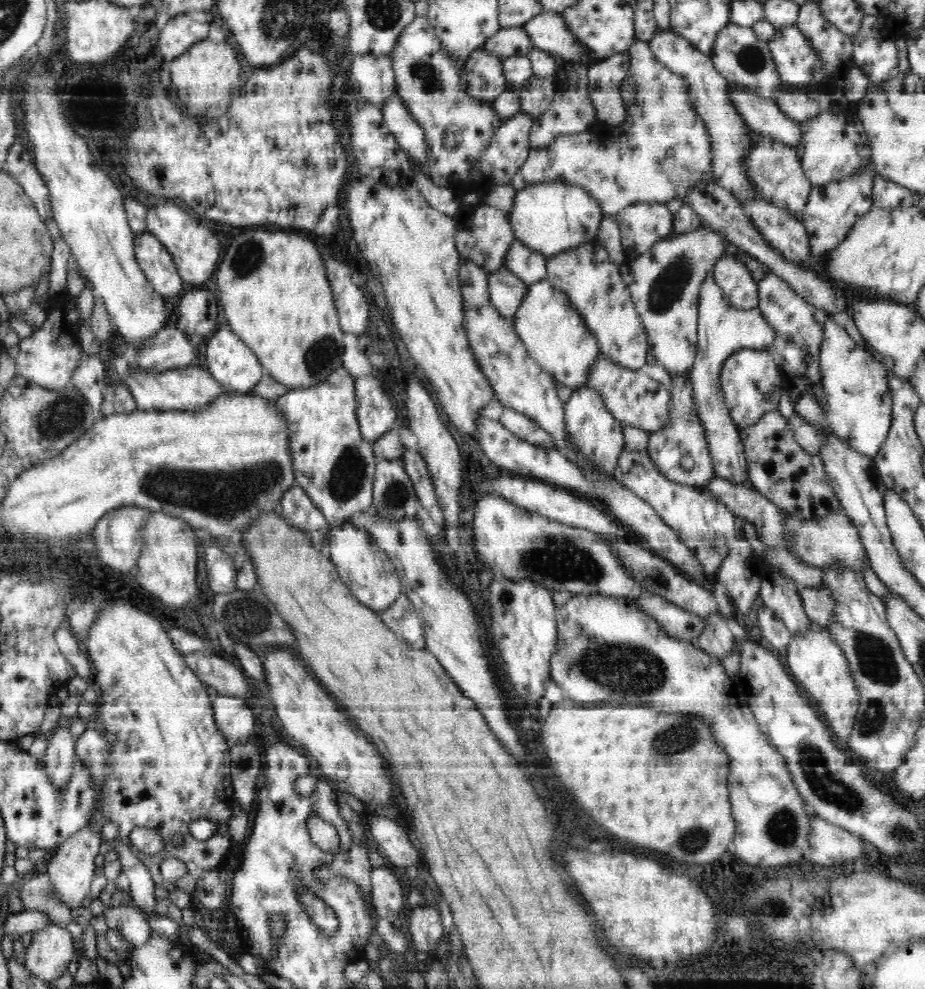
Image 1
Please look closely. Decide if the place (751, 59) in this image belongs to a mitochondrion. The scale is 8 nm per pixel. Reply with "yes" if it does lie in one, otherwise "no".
yes

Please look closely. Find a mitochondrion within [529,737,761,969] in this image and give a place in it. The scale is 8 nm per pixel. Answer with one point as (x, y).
(694, 840)

